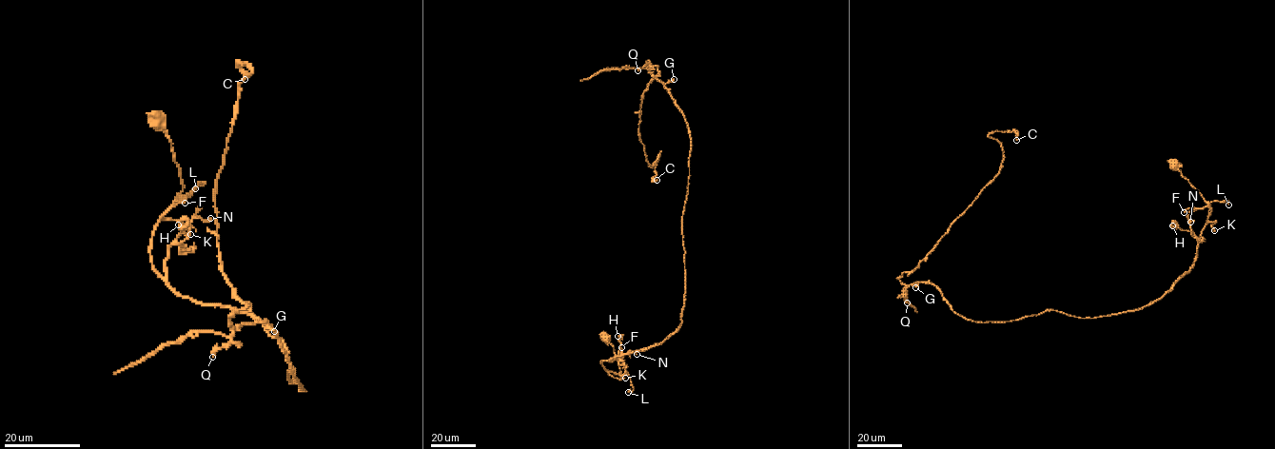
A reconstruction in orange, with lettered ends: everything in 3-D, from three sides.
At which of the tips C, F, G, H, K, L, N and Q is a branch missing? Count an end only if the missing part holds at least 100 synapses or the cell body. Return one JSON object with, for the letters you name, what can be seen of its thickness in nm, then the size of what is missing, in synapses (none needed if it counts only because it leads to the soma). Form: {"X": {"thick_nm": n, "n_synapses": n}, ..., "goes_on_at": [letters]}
{"goes_on_at": []}

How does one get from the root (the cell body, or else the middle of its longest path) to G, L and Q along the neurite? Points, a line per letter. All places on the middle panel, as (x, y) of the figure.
G: (605, 337), (618, 373), (608, 371), (602, 361), (661, 344), (681, 322), (691, 137), (665, 86), (674, 79)
L: (605, 337), (613, 346), (620, 369), (615, 372), (629, 375), (633, 389), (628, 392)
Q: (605, 337), (618, 373), (602, 361), (661, 344), (680, 324), (684, 304), (689, 127), (649, 66), (637, 70)

